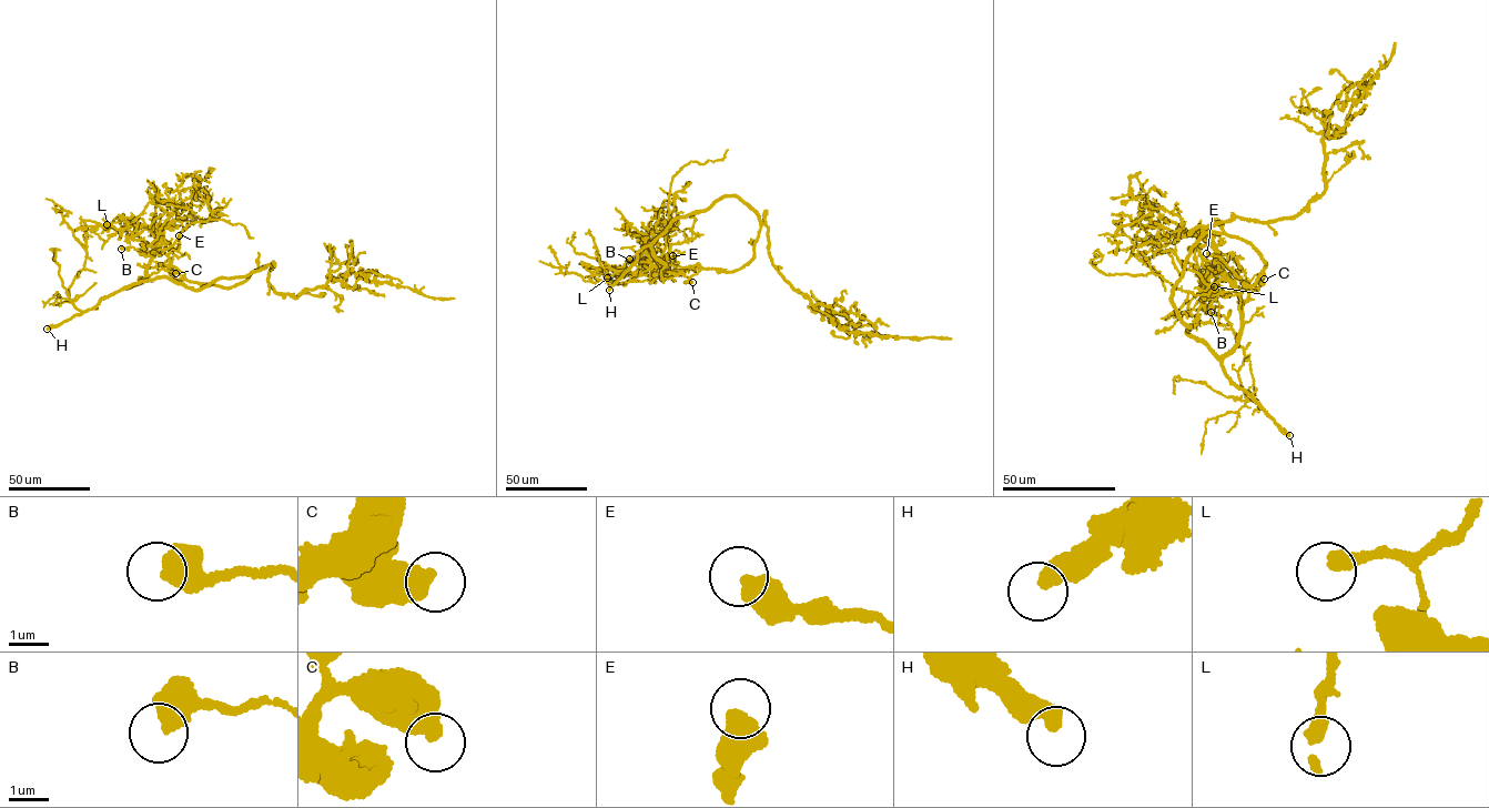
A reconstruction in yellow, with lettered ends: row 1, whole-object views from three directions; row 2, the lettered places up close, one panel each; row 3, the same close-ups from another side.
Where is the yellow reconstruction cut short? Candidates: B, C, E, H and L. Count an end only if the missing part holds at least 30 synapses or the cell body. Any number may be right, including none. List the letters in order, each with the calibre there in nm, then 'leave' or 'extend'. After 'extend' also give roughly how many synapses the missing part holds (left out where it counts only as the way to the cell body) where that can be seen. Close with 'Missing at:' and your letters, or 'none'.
B: 400 nm thick; leave
C: 600 nm thick; leave
E: 600 nm thick; leave
H: 400 nm thick; extend
L: 340 nm thick; leave
Missing at: H

